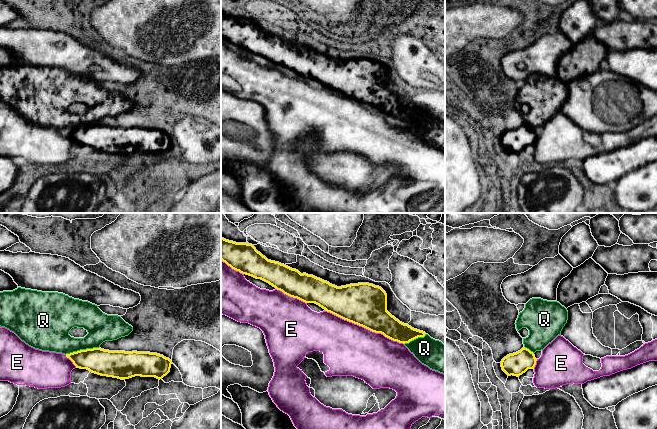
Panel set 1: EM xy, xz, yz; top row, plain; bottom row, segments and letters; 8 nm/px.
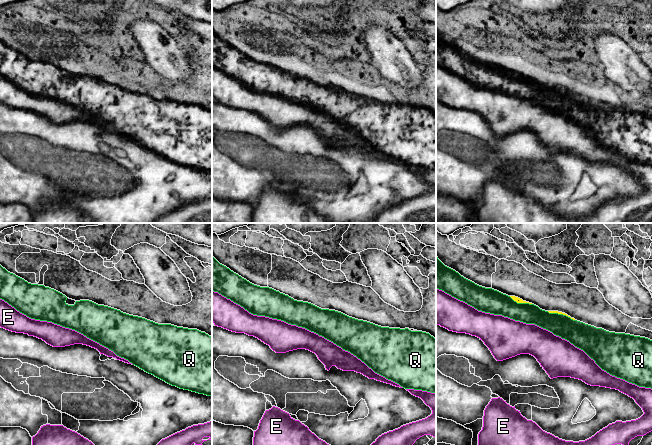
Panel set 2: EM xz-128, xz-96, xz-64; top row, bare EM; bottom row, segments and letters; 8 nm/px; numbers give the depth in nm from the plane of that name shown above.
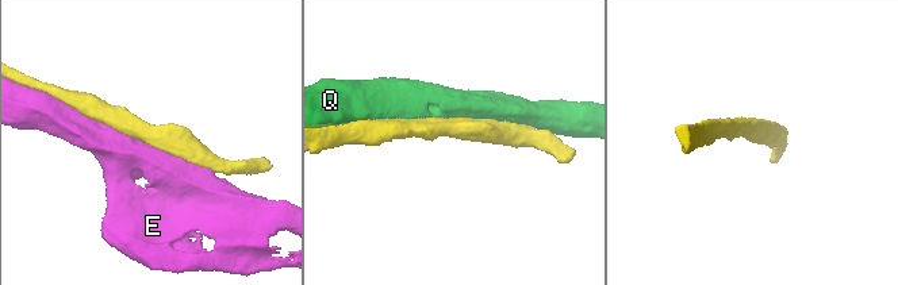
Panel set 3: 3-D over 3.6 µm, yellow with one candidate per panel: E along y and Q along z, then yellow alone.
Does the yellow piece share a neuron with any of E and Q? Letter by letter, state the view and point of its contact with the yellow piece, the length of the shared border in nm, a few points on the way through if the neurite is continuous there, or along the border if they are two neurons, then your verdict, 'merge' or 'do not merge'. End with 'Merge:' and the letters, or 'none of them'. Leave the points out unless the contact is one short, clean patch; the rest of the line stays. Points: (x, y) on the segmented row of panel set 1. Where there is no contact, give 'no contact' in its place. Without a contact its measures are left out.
E: meets yellow in xz at (364, 327); contact 700 nm long; do not merge
Q: meets yellow in xy at (81, 350); contact 280 nm long; do not merge
Merge: none of them

